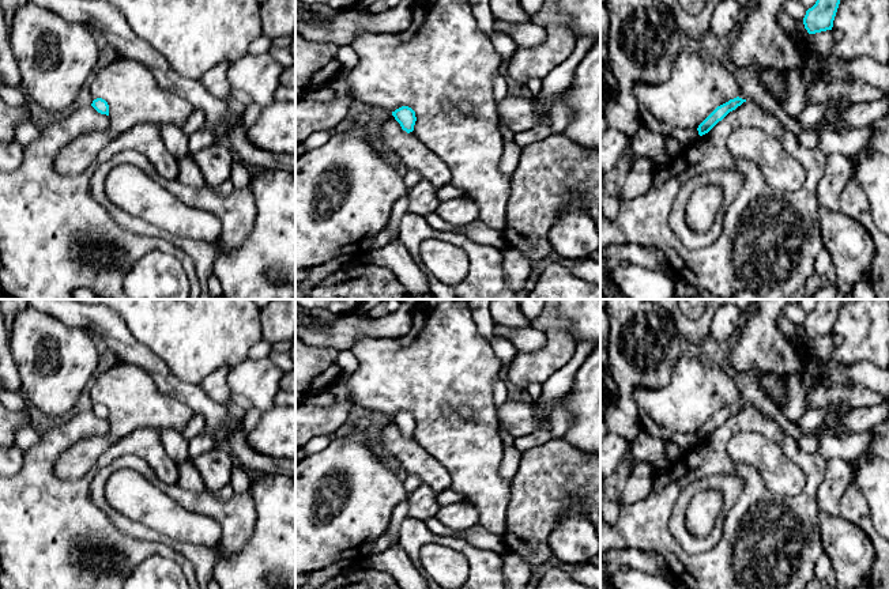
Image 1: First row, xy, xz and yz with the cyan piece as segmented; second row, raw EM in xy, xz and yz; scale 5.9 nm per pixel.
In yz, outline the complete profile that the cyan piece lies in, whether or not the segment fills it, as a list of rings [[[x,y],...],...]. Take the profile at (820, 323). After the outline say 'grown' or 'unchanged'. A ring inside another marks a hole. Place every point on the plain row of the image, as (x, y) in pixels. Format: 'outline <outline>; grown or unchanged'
outline [[[820,299],[815,309],[806,316],[803,322],[809,339],[832,335],[840,305],[851,299]]]; unchanged

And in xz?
outline [[[402,411],[392,416],[395,424],[400,428],[402,434],[407,438],[414,435],[414,430],[417,426],[415,416],[408,411]]]; unchanged

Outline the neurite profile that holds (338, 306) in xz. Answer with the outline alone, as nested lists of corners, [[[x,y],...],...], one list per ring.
[[[295,299],[295,306],[306,310],[328,310],[334,314],[343,316],[354,313],[355,306],[362,299]]]

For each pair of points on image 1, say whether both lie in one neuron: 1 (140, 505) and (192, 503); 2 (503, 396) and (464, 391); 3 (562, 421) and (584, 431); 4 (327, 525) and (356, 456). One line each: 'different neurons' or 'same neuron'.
1: different neurons
2: different neurons
3: different neurons
4: same neuron

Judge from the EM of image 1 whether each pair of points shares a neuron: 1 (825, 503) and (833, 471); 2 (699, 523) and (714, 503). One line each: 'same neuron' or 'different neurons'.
1: same neuron
2: same neuron

